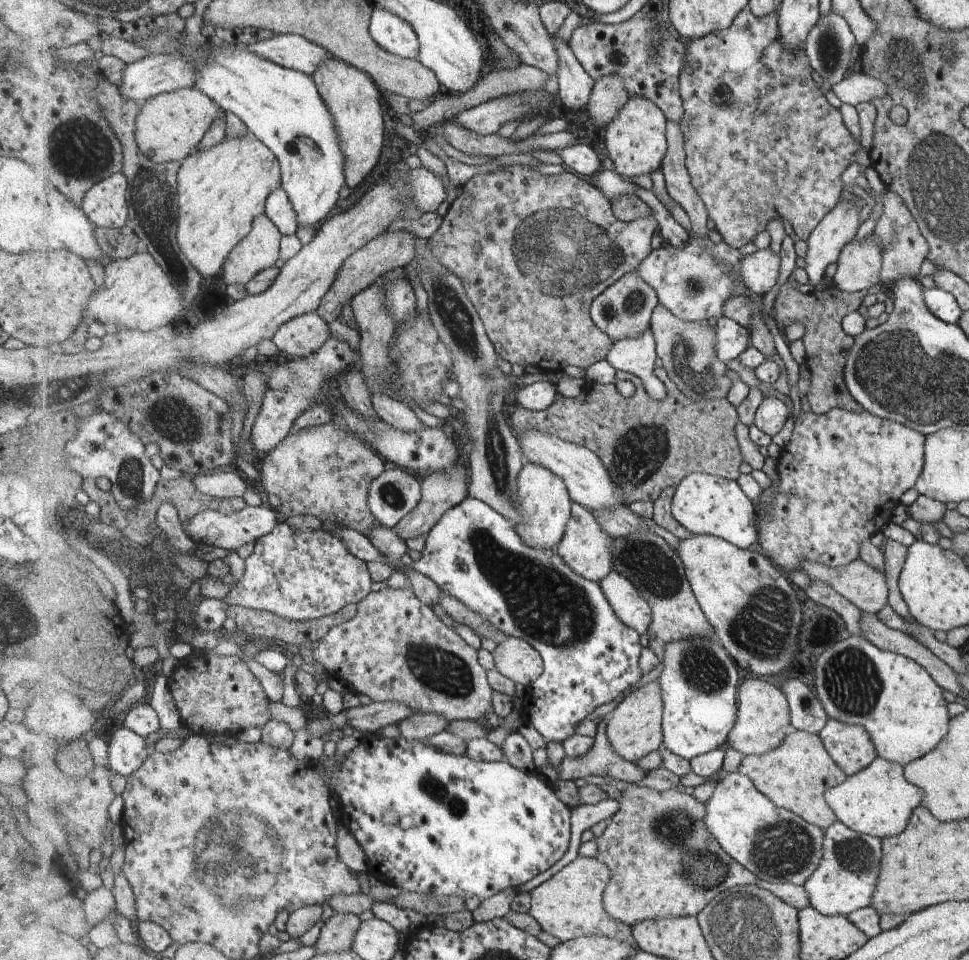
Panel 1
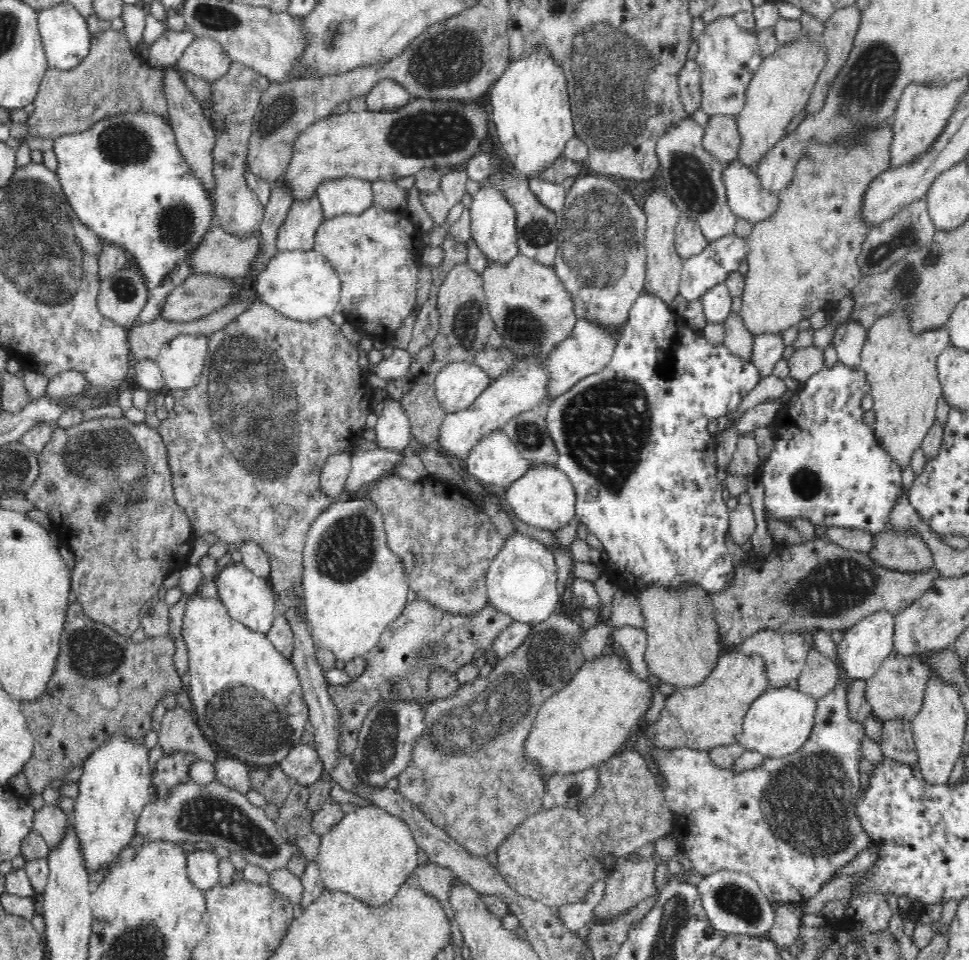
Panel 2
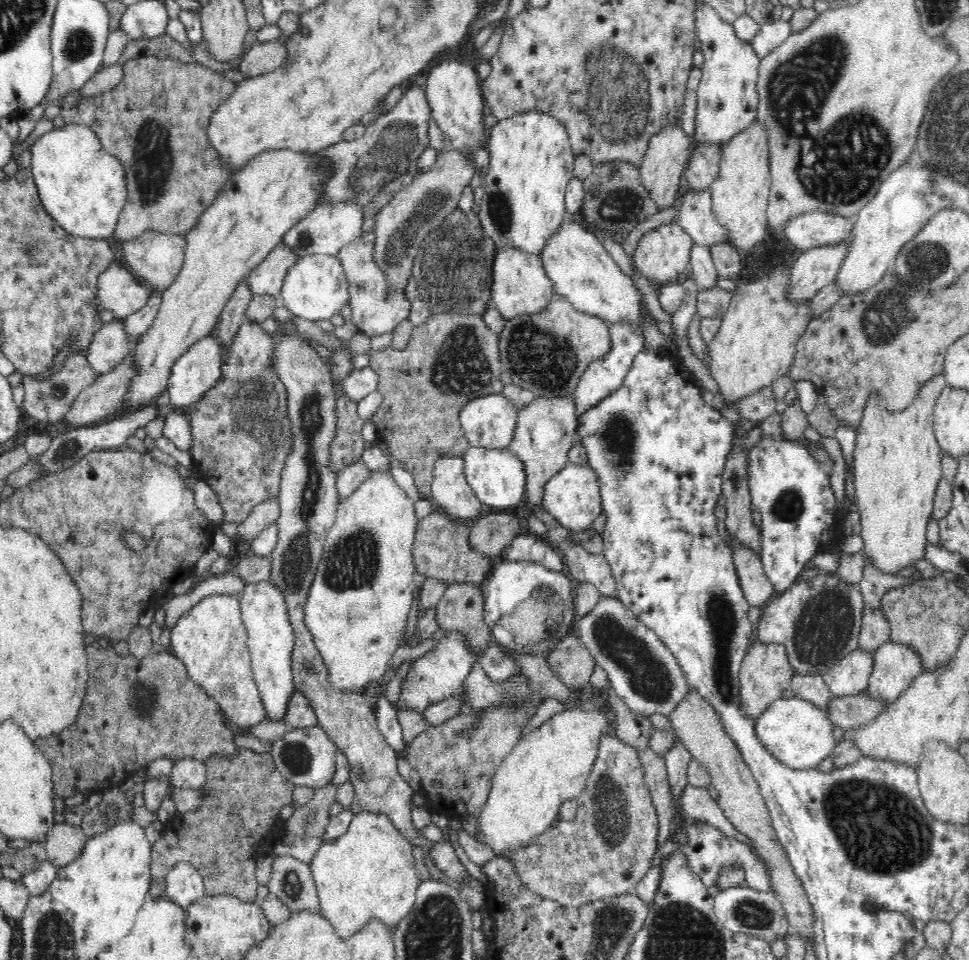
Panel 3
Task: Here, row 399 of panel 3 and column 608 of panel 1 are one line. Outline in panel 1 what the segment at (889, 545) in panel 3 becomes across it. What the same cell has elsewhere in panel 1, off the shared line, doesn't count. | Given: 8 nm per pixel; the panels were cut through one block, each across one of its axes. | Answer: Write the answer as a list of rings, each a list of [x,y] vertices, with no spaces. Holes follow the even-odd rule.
[[[578,856],[553,878],[531,893],[529,912],[539,921],[543,931],[563,943],[586,936],[607,936],[621,942],[632,939],[632,927],[615,920],[604,906],[604,892],[611,882],[611,868],[597,857]]]

